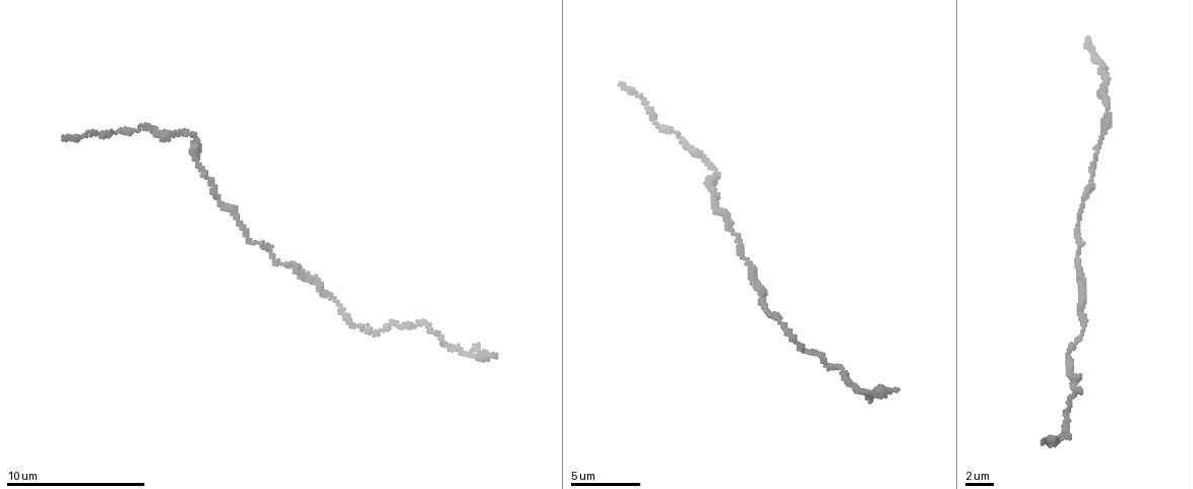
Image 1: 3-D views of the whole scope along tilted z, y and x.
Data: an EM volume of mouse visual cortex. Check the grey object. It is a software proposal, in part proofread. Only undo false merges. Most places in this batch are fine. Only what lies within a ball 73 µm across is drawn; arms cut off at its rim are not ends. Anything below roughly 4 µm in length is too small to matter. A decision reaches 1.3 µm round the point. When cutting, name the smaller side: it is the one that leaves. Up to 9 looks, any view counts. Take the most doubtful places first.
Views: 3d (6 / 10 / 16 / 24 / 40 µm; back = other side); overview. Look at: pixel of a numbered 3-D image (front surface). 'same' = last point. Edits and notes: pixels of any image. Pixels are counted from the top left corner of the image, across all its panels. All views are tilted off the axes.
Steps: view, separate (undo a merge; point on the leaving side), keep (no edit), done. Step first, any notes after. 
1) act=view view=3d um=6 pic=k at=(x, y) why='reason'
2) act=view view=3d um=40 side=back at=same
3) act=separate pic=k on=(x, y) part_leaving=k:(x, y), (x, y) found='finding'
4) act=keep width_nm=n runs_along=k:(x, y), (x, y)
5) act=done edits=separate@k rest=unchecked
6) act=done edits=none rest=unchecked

act=view view=3d um=10 pic=1 at=(324, 289) why='sudden change in width'

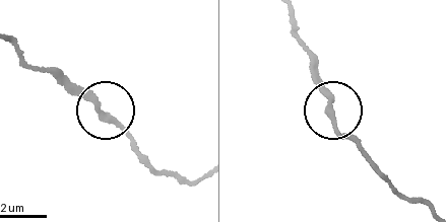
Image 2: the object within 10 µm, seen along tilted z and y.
act=view view=3d um=6 pic=2 at=(101, 113)

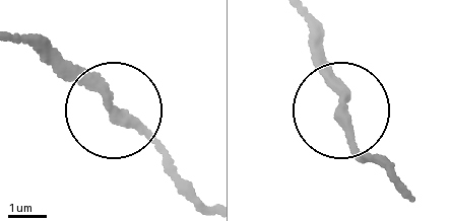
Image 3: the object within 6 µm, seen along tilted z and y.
act=keep width_nm=260 runs_along=3:(24, 45), (148, 132), (187, 183) found='one neuron here'

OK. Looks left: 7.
act=view view=3d um=10 pic=1 at=(428, 325) why='narrows sharply'

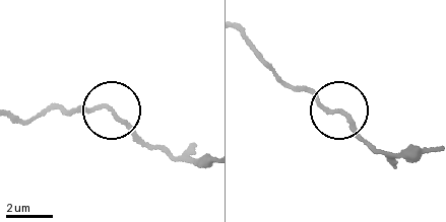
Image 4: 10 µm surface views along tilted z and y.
act=view view=3d um=6 pic=4 at=(339, 110)

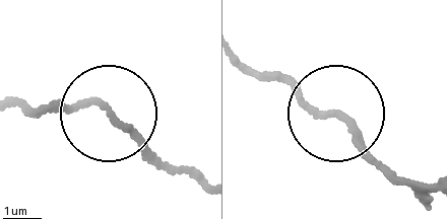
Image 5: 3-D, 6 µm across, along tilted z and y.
act=keep width_nm=140 found='continuous, no second neuron'

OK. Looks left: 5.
act=view view=3d um=10 pic=1 at=(198, 163)

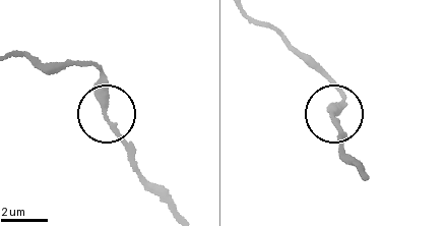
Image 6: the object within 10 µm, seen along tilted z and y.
act=keep runs_along=6:(168, 206), (106, 115), (98, 65) found='all the same neuron'

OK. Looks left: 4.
act=view view=3d um=10 pic=1 at=(243, 229) why='thick turns thin'

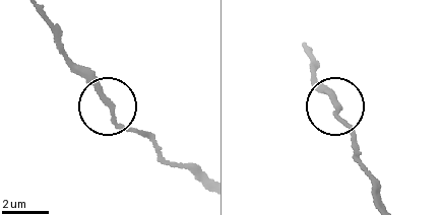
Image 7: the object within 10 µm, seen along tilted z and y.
act=keep runs_along=7:(355, 150), (337, 106), (310, 71) found='one neuron here'

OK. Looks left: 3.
act=done edits=none rest=unchecked

